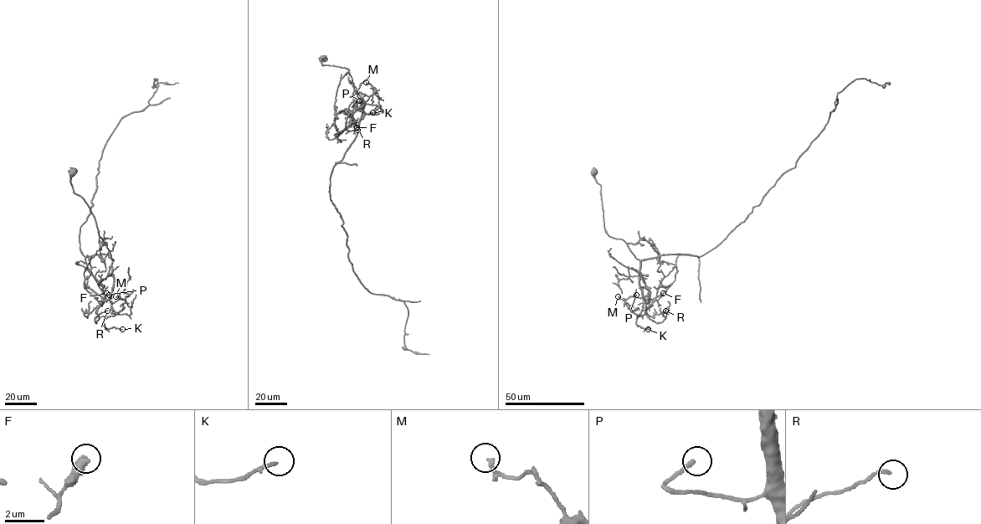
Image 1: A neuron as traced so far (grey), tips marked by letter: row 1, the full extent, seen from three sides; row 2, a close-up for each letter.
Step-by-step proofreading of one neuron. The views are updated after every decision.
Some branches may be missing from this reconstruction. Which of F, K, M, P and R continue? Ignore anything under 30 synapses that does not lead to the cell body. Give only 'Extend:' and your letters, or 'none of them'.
Extend: none of them

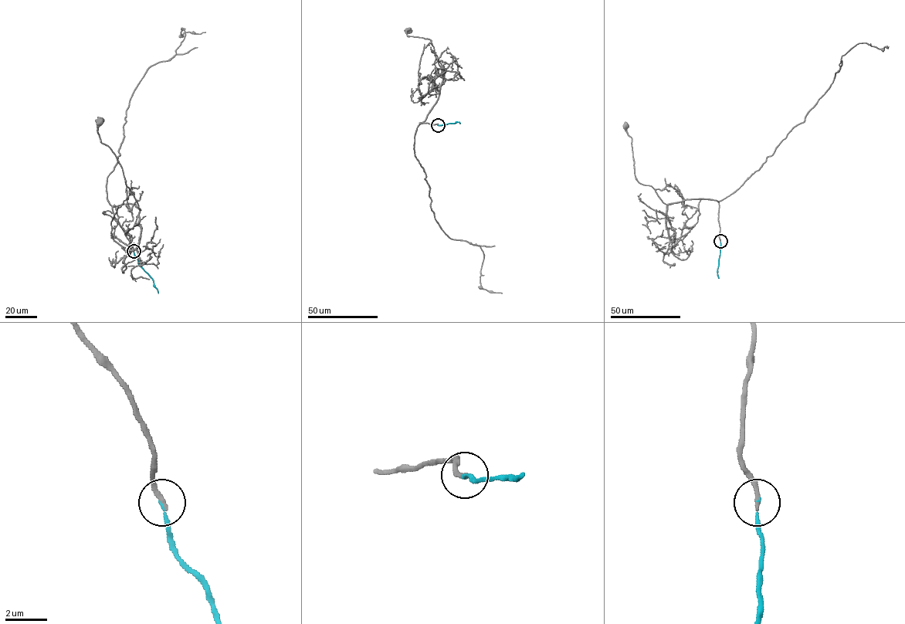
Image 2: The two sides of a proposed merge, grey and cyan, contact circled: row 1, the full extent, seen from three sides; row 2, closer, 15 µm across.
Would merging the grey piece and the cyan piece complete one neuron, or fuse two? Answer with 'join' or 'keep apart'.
join

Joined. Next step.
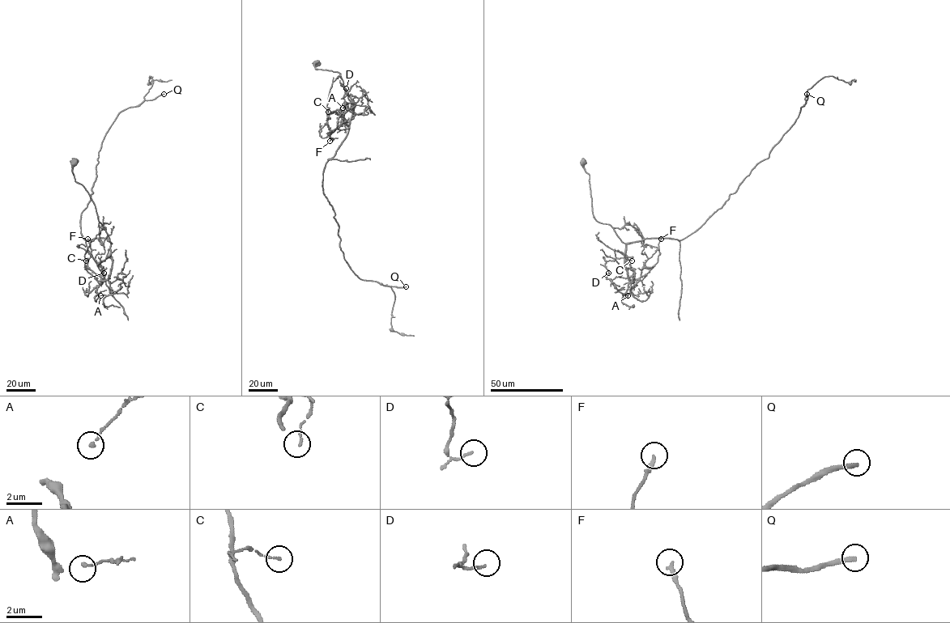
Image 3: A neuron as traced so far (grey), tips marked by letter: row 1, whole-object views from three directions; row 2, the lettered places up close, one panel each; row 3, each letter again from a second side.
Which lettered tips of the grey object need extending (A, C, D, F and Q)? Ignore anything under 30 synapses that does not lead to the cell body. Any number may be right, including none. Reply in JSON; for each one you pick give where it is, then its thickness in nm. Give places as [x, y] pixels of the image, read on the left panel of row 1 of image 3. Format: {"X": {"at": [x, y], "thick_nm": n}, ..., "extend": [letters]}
{"Q": {"at": [164, 94], "thick_nm": 260}, "extend": ["Q"]}

